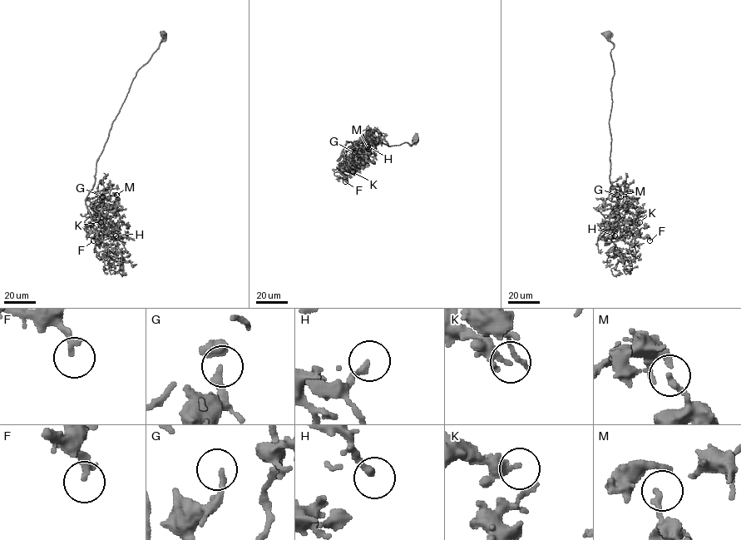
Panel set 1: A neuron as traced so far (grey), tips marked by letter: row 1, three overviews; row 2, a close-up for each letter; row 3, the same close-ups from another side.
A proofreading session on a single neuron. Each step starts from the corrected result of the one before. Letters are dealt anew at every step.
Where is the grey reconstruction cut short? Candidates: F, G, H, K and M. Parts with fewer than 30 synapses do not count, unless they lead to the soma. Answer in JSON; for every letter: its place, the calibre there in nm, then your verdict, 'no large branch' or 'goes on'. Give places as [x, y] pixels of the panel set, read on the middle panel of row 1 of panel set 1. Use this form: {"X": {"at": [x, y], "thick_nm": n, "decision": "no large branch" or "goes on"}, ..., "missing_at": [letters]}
{"F": {"at": [345, 181], "thick_nm": 220, "decision": "no large branch"}, "G": {"at": [354, 152], "thick_nm": 160, "decision": "no large branch"}, "H": {"at": [368, 146], "thick_nm": 240, "decision": "goes on"}, "K": {"at": [353, 171], "thick_nm": 200, "decision": "no large branch"}, "M": {"at": [368, 149], "thick_nm": 150, "decision": "no large branch"}, "missing_at": ["H"]}

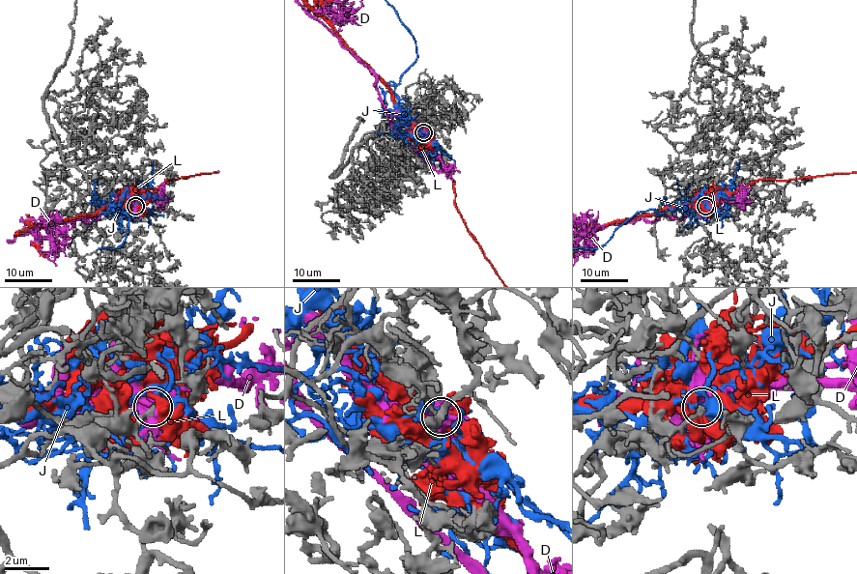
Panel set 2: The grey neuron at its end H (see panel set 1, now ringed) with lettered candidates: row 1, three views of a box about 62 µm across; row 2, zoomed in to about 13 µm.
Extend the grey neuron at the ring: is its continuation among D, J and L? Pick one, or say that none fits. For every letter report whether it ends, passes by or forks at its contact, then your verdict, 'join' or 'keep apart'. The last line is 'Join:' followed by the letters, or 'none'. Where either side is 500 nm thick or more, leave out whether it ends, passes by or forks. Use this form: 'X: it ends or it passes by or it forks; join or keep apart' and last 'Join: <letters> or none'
D: it forks; keep apart
J: it forks; keep apart
L: keep apart
Join: none

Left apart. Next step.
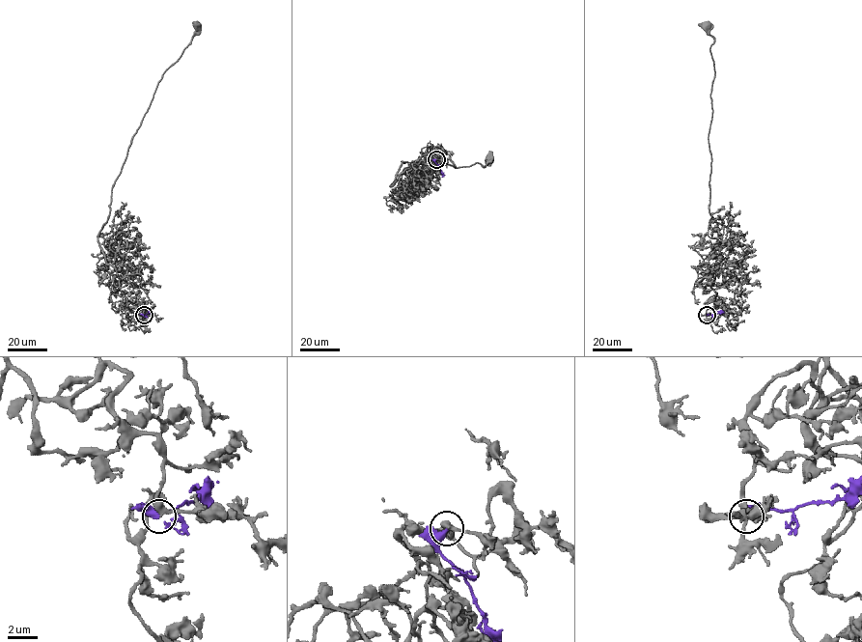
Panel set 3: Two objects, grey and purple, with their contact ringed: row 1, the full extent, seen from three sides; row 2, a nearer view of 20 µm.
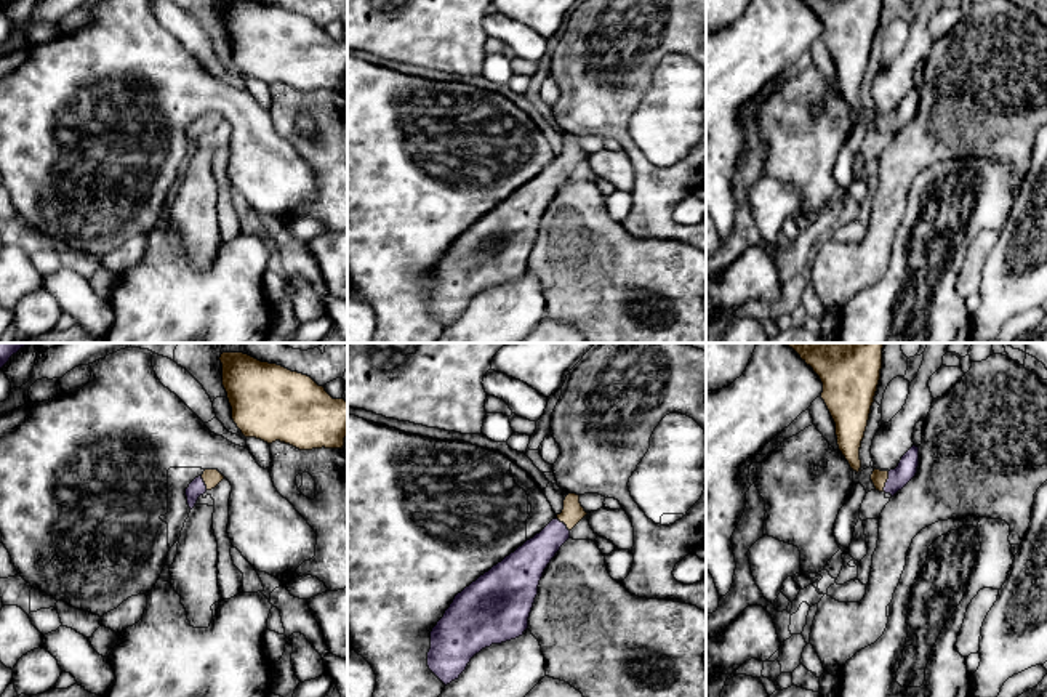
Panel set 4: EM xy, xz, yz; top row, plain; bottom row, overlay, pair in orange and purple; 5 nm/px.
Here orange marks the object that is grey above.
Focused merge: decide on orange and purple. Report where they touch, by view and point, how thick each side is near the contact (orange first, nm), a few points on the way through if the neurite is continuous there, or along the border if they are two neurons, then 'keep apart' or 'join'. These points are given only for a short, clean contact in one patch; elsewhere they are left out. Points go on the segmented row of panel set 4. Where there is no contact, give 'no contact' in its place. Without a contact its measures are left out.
contact yz (886, 481); calibres 80 and 100 nm; way yz (879, 478), (886, 481), (894, 481), (905, 471); join

